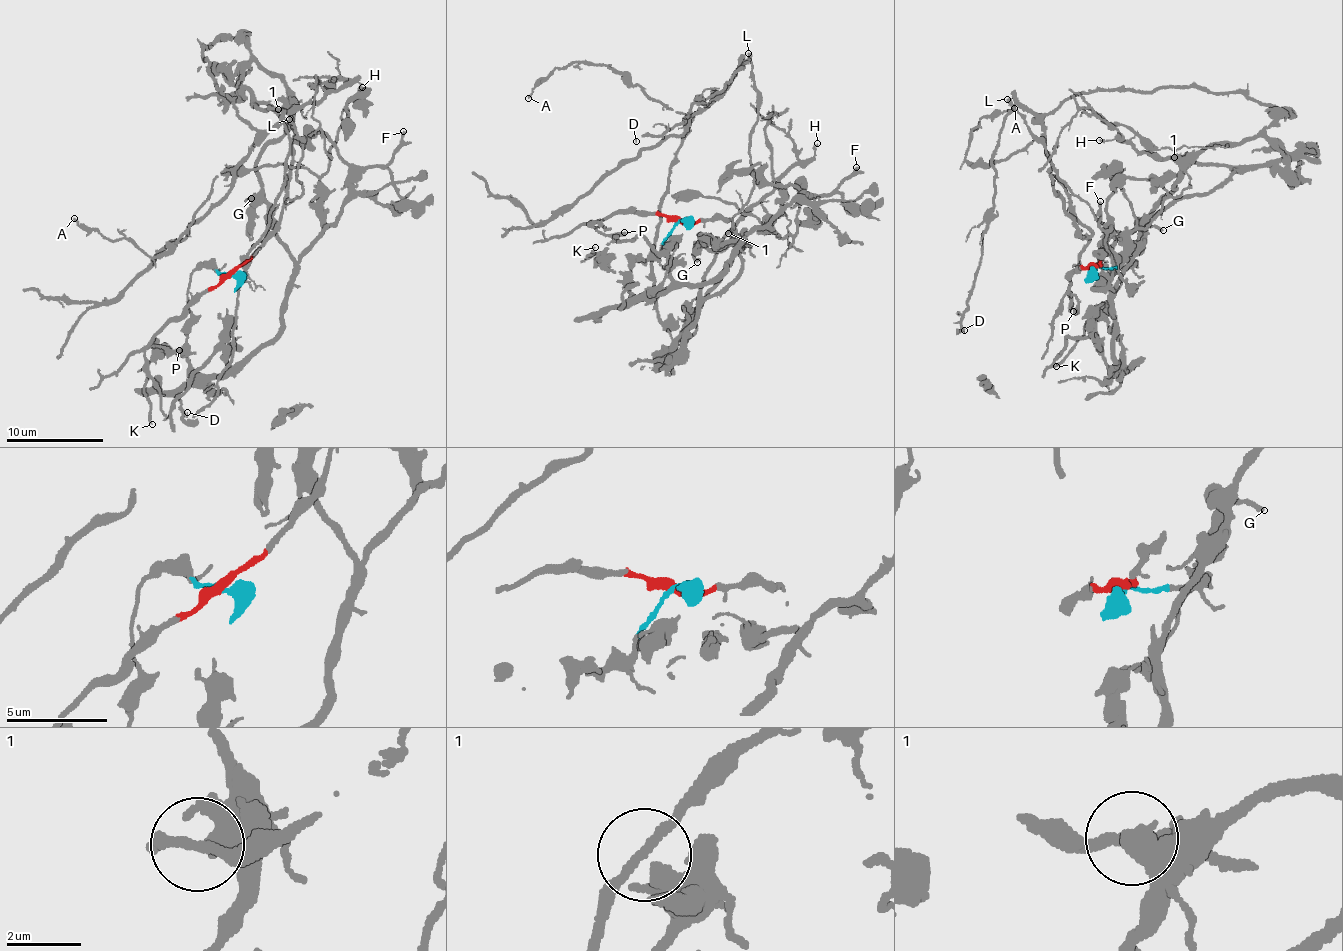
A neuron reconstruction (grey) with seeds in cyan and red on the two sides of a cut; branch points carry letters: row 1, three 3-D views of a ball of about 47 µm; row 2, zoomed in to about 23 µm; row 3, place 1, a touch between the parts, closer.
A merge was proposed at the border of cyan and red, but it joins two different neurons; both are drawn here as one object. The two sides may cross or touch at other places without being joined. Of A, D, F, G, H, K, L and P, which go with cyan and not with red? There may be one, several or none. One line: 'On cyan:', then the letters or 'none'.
On cyan: A, D, F, G, K

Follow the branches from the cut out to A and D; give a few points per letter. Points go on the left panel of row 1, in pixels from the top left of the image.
A: (231, 275), (187, 289), (203, 376), (293, 258), (244, 39), (202, 61), (256, 144), (176, 243), (73, 217)
D: (231, 275), (187, 289), (203, 376), (293, 258), (256, 167), (291, 95), (217, 37), (289, 136), (187, 412)

